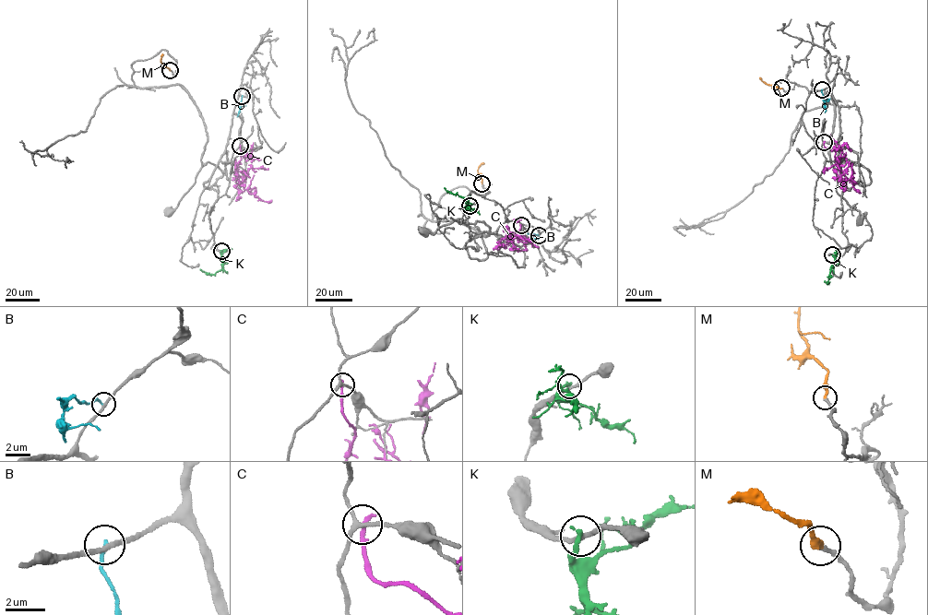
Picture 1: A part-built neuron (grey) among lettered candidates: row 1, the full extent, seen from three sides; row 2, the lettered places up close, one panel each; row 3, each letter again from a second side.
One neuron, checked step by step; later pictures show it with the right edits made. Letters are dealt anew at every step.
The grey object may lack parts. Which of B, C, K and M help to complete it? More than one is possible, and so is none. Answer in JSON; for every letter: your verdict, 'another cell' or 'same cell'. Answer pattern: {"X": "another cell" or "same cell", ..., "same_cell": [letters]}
{"B": "another cell", "C": "another cell", "K": "another cell", "M": "same cell", "same_cell": ["M"]}

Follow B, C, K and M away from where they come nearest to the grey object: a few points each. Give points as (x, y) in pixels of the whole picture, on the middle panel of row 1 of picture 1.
B: (539, 235), (526, 232)
C: (521, 225), (517, 234), (508, 231), (506, 235), (511, 239), (518, 235), (532, 242)
K: (469, 206), (466, 198), (444, 188)
M: (481, 183), (478, 170), (483, 162)

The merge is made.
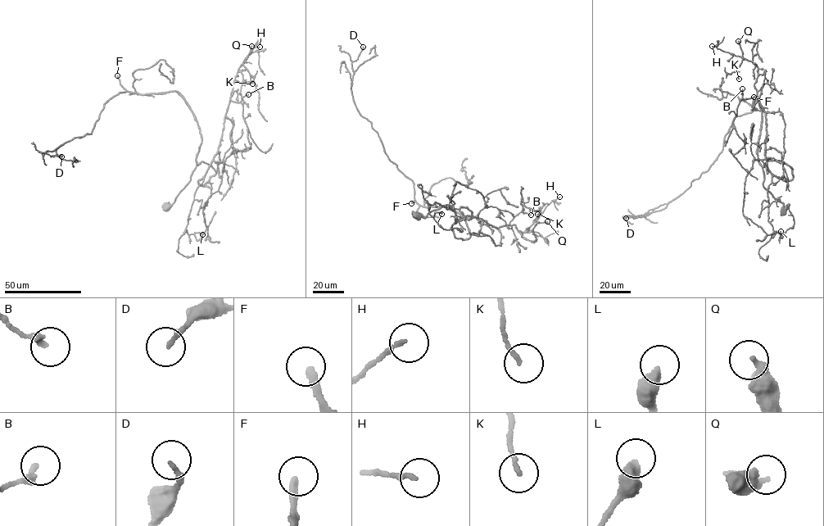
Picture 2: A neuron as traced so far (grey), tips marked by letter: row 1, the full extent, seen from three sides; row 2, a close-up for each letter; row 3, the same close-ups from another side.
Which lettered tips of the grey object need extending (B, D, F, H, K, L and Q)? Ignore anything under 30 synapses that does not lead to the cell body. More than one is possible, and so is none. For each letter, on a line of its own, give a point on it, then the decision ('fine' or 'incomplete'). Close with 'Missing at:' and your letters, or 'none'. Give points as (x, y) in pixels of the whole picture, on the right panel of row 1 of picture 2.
B: at (742, 88); fine
D: at (626, 218); fine
F: at (753, 97); incomplete
H: at (712, 46); fine
K: at (739, 79); incomplete
L: at (780, 231); fine
Q: at (738, 41); fine
Missing at: F, K

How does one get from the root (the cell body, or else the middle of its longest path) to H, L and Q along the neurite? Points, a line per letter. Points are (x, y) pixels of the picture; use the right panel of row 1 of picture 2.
H: (784, 211), (762, 183), (767, 160), (785, 163), (793, 176), (785, 181), (767, 168), (758, 67), (712, 46)
L: (784, 211), (763, 186), (767, 160), (792, 169), (767, 192), (767, 220), (780, 231)
Q: (784, 211), (762, 168), (777, 160), (792, 168), (785, 181), (767, 168), (758, 67), (738, 41)

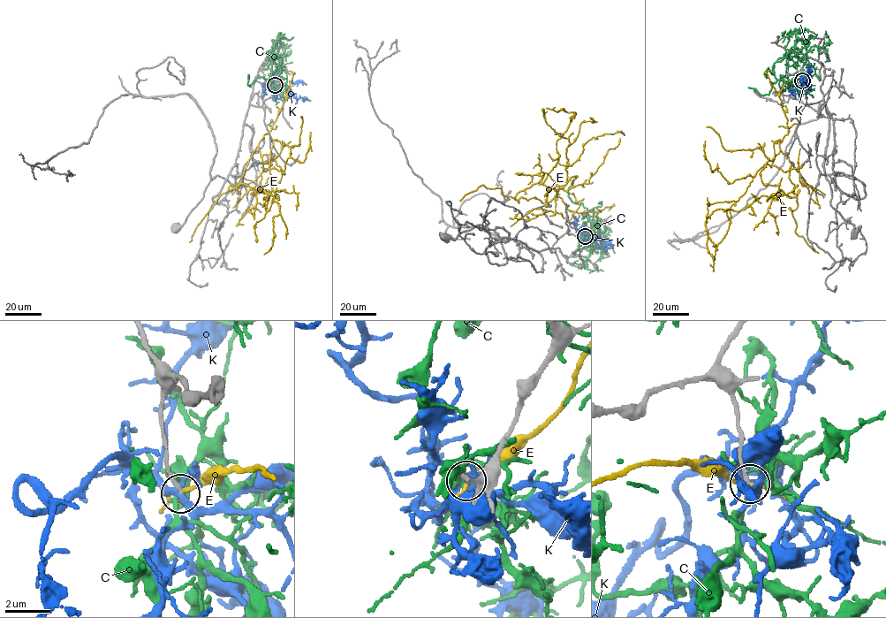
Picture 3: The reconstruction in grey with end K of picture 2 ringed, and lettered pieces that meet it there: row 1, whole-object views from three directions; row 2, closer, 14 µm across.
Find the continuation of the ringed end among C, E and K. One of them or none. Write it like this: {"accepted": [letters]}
{"accepted": []}

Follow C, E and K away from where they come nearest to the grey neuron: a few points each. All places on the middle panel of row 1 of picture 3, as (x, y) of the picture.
C: (585, 235), (581, 226), (593, 209), (590, 225), (597, 227), (600, 235), (591, 243), (586, 268), (603, 270)
E: (585, 236), (596, 211), (570, 211), (557, 196), (515, 199), (551, 171), (556, 141), (575, 112), (546, 108)
K: (585, 236), (596, 236), (612, 246)

